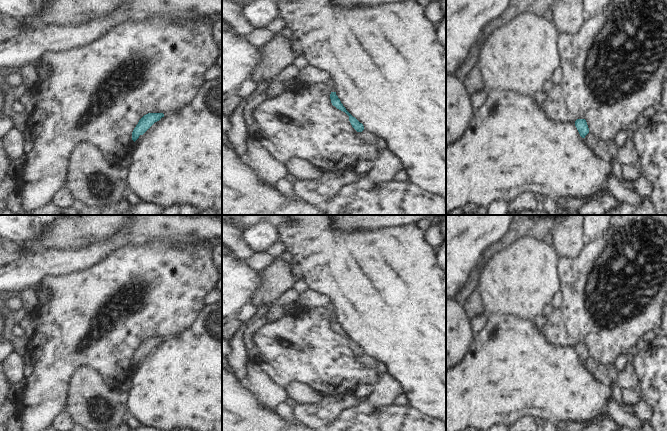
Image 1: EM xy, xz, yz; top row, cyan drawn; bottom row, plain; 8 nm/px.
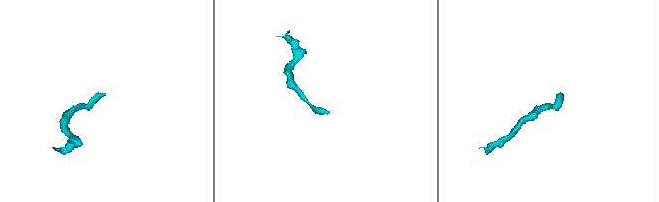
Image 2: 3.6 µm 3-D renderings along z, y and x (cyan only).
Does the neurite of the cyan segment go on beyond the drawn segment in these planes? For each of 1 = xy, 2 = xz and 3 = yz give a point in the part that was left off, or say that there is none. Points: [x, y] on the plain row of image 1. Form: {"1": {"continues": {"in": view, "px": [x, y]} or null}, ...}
{"1": {"continues": null}, "2": {"continues": null}, "3": {"continues": null}}

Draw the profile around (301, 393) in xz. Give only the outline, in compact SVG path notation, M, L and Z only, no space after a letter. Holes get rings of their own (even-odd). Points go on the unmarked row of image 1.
M302 383L288 384L286 390L298 404L320 403L324 396L323 393L317 392L312 387Z

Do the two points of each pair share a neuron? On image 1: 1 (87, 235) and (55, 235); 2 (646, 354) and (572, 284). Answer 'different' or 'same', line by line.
1: same
2: different

